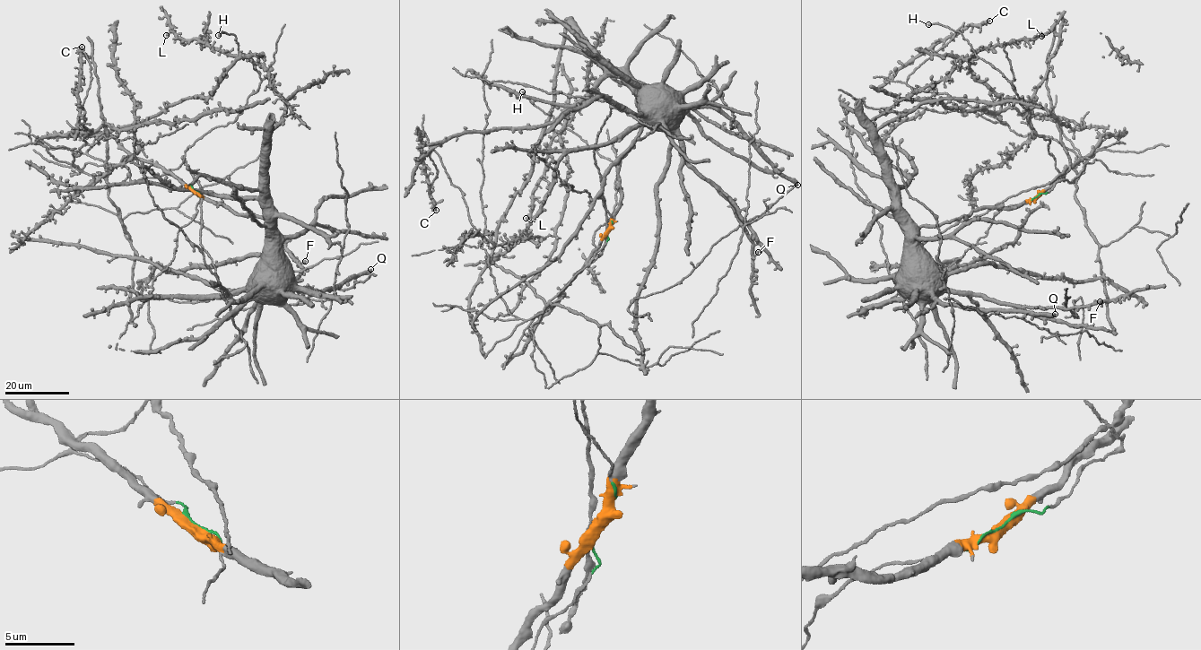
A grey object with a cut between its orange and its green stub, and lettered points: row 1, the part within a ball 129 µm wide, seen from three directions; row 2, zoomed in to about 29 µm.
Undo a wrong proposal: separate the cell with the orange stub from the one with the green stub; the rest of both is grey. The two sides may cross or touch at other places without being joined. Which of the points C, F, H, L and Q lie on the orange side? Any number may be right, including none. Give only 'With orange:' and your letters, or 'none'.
With orange: F, Q

